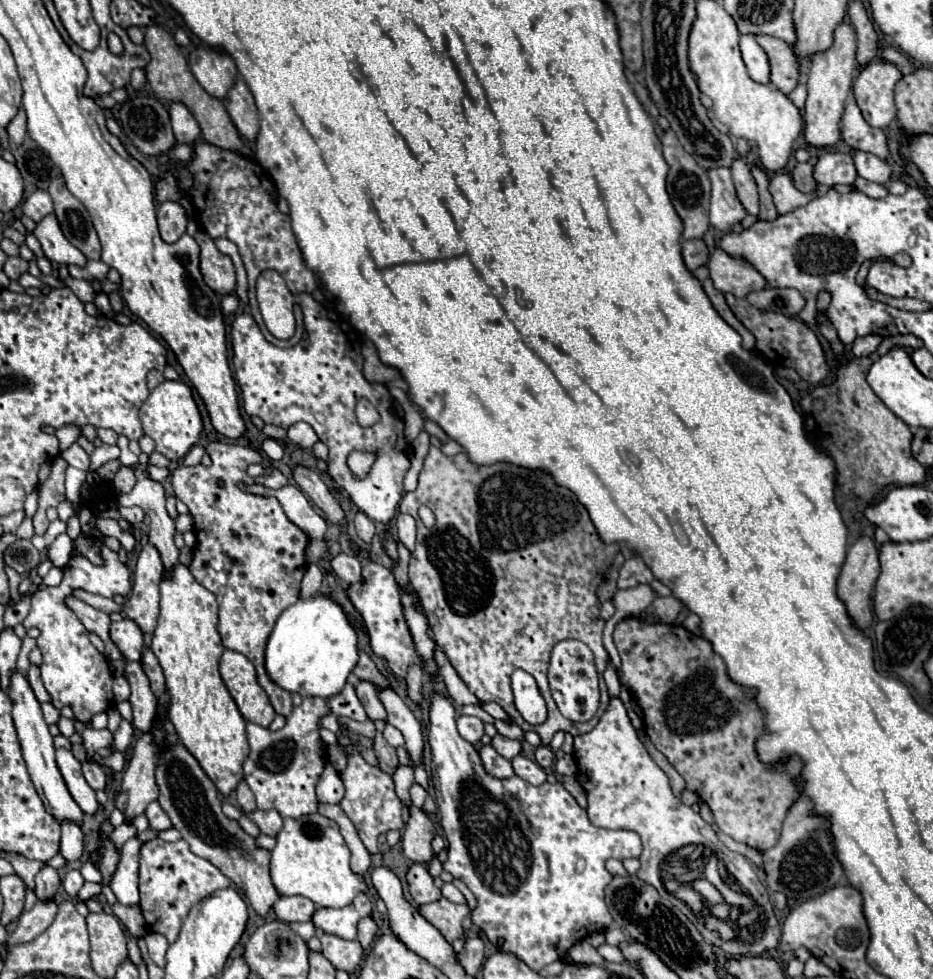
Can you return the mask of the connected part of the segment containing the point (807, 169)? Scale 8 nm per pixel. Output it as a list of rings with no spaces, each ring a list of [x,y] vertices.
[[[798,163],[792,171],[794,187],[802,193],[812,193],[816,189],[816,181],[812,177],[812,165],[810,163]]]

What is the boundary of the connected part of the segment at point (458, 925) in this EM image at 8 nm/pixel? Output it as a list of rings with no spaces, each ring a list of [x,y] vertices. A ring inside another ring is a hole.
[[[438,899],[426,905],[418,907],[420,915],[432,923],[448,943],[454,943],[456,939],[464,937],[464,929],[462,929],[462,919],[470,913],[470,907],[466,903],[456,905],[448,899]]]

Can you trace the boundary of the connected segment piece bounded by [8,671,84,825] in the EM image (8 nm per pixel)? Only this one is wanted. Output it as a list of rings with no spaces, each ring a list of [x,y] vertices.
[[[18,671],[14,673],[12,677],[12,685],[10,685],[10,691],[8,691],[8,697],[12,699],[14,703],[14,709],[12,709],[12,717],[14,717],[14,725],[16,725],[16,731],[18,731],[18,737],[20,737],[20,745],[22,745],[22,755],[24,755],[24,761],[26,761],[26,767],[28,767],[28,775],[46,807],[46,811],[50,815],[54,815],[58,819],[58,823],[64,823],[64,821],[70,821],[74,825],[82,825],[82,819],[84,819],[84,813],[80,813],[80,807],[76,805],[76,801],[72,801],[72,795],[68,793],[68,787],[64,785],[64,779],[60,777],[60,769],[56,765],[56,759],[54,759],[54,743],[52,743],[52,735],[48,731],[48,725],[42,717],[42,711],[40,711],[40,703],[36,701],[30,685],[28,685],[28,679],[24,675],[20,675]]]

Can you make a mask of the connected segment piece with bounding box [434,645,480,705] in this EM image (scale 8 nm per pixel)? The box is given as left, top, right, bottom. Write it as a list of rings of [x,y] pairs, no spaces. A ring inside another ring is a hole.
[[[436,645],[436,649],[434,649],[434,661],[436,661],[436,665],[438,665],[438,673],[440,673],[442,681],[446,683],[448,697],[450,697],[454,703],[458,703],[458,705],[468,705],[468,703],[478,705],[478,703],[480,703],[480,699],[478,699],[474,693],[468,691],[468,687],[464,685],[464,681],[460,679],[460,675],[458,675],[456,669],[452,667],[452,663],[448,661],[448,657],[444,655],[444,651],[442,651],[440,645]]]

